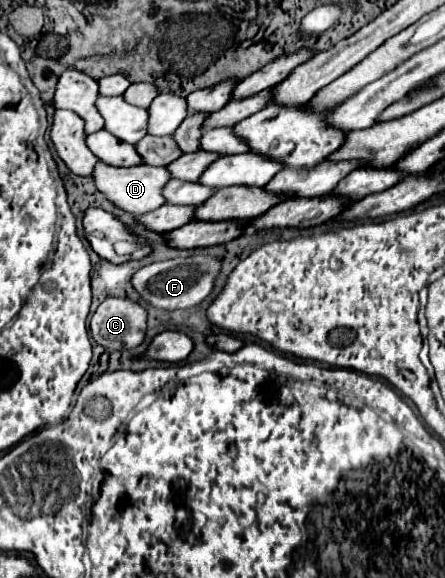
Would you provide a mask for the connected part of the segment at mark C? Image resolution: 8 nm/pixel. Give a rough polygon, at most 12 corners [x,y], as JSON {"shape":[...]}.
{"shape":[[109,297],[89,329],[105,349],[145,341],[147,311]]}

